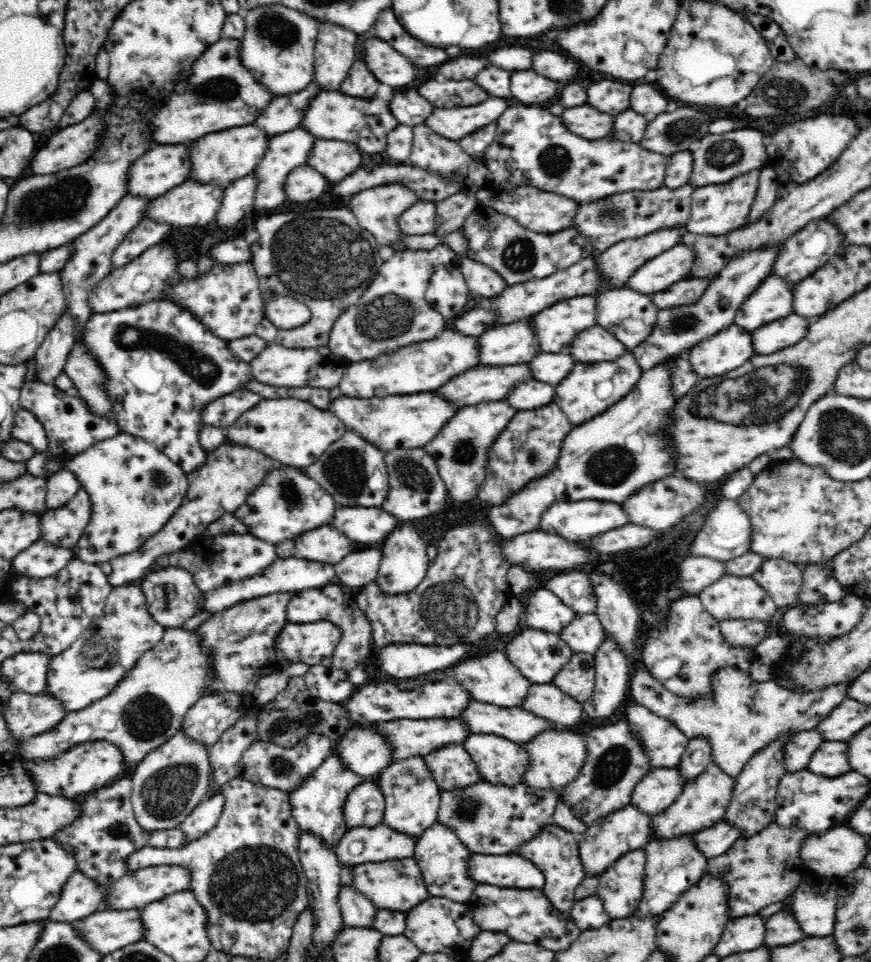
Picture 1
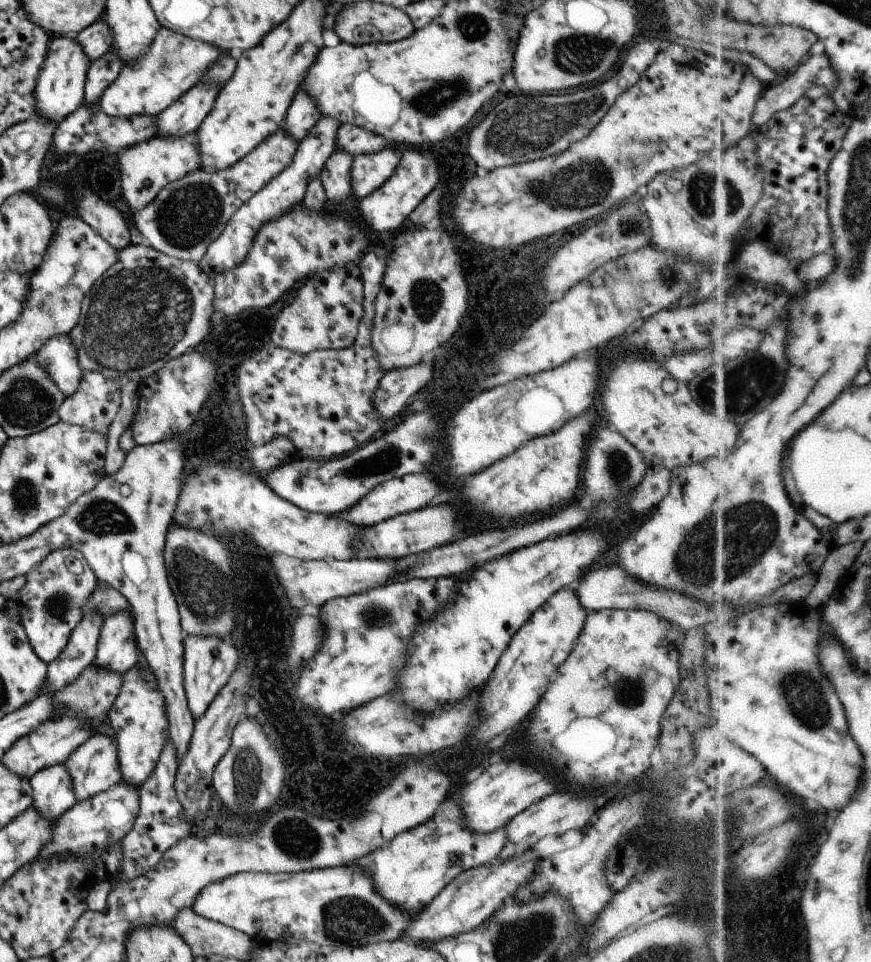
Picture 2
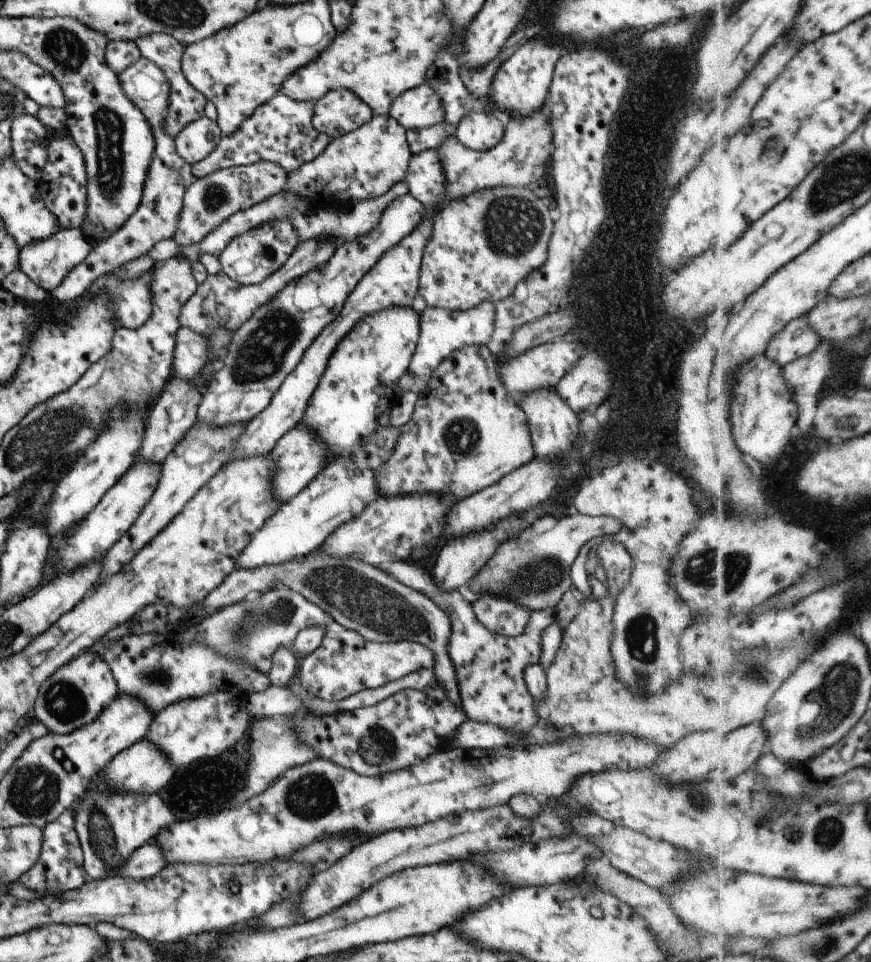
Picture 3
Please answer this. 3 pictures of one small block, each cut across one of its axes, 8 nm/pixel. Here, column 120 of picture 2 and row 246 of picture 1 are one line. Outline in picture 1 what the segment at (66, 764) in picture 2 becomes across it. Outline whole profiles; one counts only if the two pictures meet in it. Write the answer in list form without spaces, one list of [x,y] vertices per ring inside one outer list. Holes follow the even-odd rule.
[[[774,246],[774,248],[768,248],[768,250],[750,251],[750,254],[742,254],[742,256],[738,256],[736,260],[732,260],[719,275],[708,283],[706,291],[695,304],[659,310],[659,312],[656,313],[656,322],[654,322],[650,336],[631,350],[631,353],[636,357],[636,363],[638,363],[644,371],[651,370],[667,359],[686,354],[686,352],[701,340],[710,338],[718,334],[719,331],[723,331],[731,324],[734,324],[735,314],[739,311],[739,307],[755,292],[760,286],[760,283],[771,274],[772,266],[780,250],[781,246]]]

